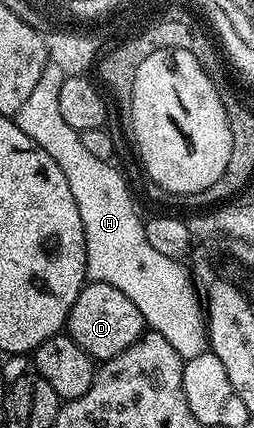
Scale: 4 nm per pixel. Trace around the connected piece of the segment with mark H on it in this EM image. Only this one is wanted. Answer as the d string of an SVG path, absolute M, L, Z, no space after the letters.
M47 64L45 71L40 75L40 83L36 83L32 95L24 99L24 107L16 115L20 131L28 135L28 139L36 139L52 159L56 159L56 167L64 171L64 179L68 179L68 187L72 187L72 199L76 199L76 207L80 211L80 223L84 223L84 237L86 239L86 276L90 281L96 283L108 283L116 287L116 291L124 291L132 303L144 315L147 326L153 332L164 335L176 355L180 355L183 362L188 359L196 359L196 355L207 352L208 338L206 335L206 318L204 316L204 305L200 300L200 294L194 284L191 270L186 269L181 260L174 260L167 255L160 255L159 252L148 243L145 237L145 224L143 218L134 214L134 197L126 186L126 177L109 161L96 159L84 147L81 133L78 130L68 127L60 115L60 87L62 86L63 75L59 68Z

